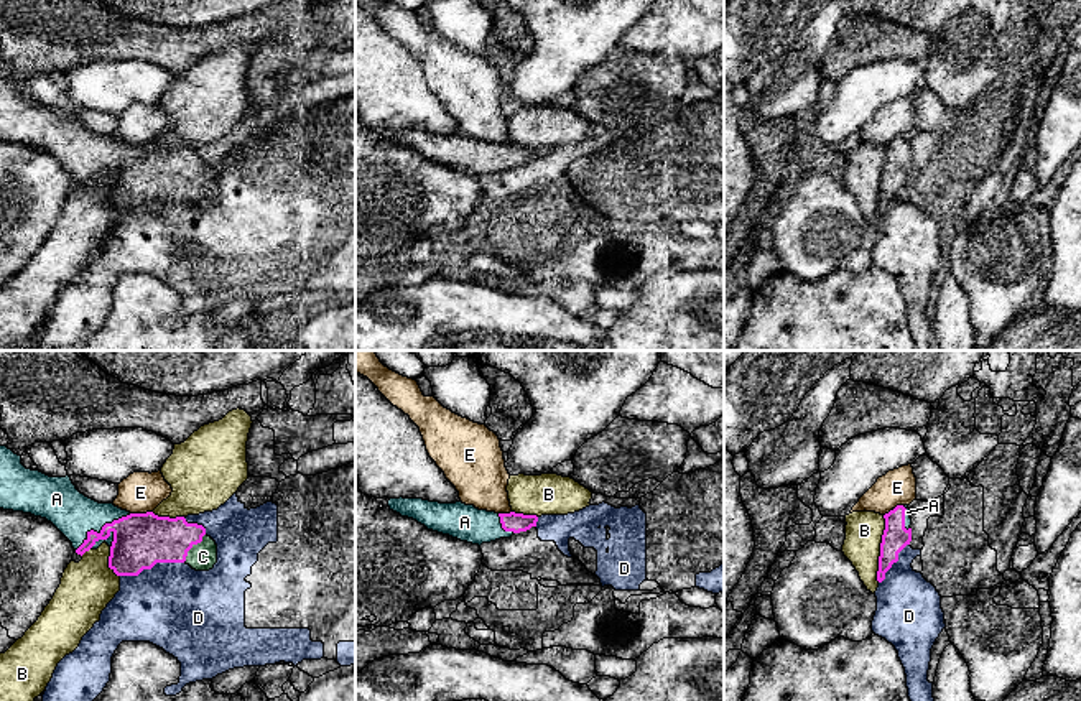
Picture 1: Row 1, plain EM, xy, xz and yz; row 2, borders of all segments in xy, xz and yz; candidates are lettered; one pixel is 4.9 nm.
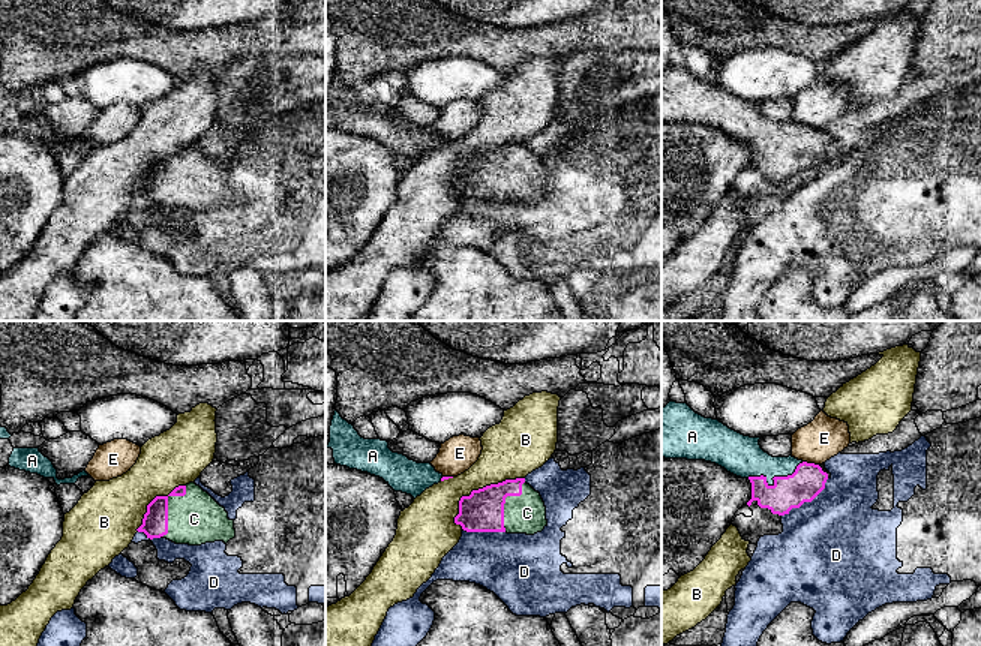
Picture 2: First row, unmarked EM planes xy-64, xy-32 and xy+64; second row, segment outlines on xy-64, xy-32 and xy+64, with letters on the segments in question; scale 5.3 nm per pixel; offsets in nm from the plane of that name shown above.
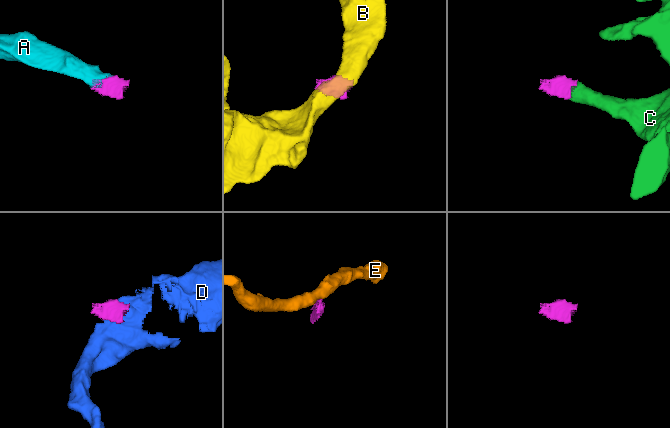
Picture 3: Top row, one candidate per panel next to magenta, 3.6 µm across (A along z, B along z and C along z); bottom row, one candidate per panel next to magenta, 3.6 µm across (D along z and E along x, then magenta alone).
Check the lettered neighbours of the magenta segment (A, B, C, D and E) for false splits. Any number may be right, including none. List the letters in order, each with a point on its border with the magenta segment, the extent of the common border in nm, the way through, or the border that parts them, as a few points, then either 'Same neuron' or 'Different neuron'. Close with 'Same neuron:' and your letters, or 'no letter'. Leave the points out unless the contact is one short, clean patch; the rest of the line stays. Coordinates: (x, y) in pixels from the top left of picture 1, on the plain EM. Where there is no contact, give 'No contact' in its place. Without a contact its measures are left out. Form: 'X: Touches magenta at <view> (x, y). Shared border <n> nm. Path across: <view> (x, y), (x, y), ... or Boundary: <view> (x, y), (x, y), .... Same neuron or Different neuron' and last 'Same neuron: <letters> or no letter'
A: Touches magenta at xy (102, 160). Shared border 320 nm. Path across: xy (140, 171), (119, 160), (102, 160), (73, 145). Same neuron
B: Touches magenta at yz (881, 180). Shared border 320 nm. Different neuron
C: Touches magenta at xy (191, 178). Shared border 180 nm. Path across: xy (142, 171), (176, 171), (191, 178), (203, 188). Same neuron
D: Touches magenta at xy (152, 198). Shared border 320 nm. Different neuron
E: Touches magenta at xy (140, 145). Shared border 110 nm. Boundary: xy (152, 142), (130, 145). Different neuron
Same neuron: A, C

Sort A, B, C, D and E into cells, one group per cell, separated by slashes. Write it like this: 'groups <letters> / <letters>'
groups A C / B / D / E

